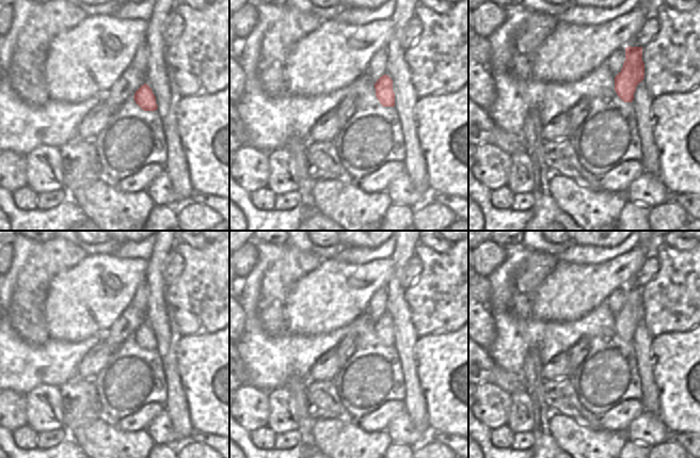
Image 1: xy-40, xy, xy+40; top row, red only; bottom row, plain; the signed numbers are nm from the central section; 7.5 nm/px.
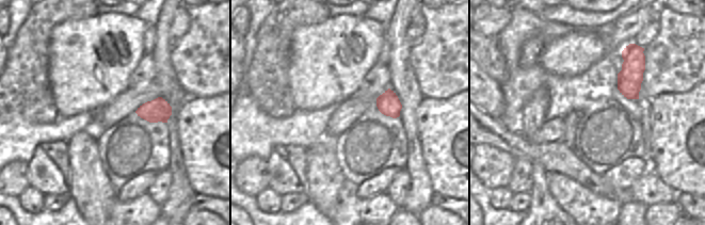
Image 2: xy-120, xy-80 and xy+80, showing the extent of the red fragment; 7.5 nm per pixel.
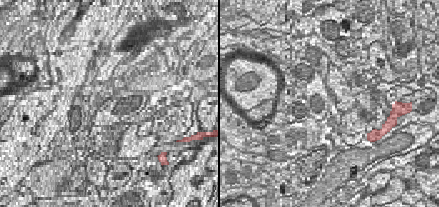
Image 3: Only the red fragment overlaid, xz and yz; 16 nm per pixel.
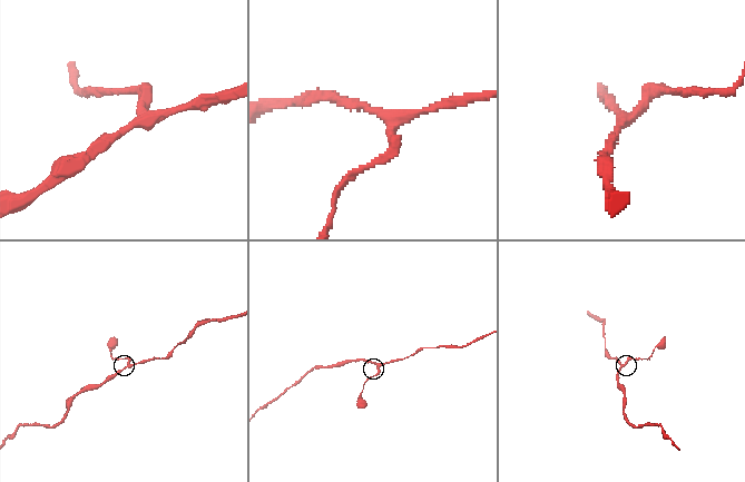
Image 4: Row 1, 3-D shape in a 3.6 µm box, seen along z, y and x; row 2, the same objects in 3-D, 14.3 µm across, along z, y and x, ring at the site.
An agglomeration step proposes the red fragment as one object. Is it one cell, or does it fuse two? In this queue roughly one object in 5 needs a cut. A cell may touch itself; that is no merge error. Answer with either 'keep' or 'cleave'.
keep

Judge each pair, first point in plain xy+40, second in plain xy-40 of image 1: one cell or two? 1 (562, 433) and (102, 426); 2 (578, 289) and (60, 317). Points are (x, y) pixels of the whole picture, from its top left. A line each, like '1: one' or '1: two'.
1: one
2: one

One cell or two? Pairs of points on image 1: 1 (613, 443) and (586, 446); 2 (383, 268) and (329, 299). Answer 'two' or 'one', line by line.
1: one
2: one

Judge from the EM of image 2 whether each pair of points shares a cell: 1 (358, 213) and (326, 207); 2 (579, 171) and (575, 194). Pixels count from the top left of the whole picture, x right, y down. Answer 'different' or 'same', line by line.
1: different
2: different

